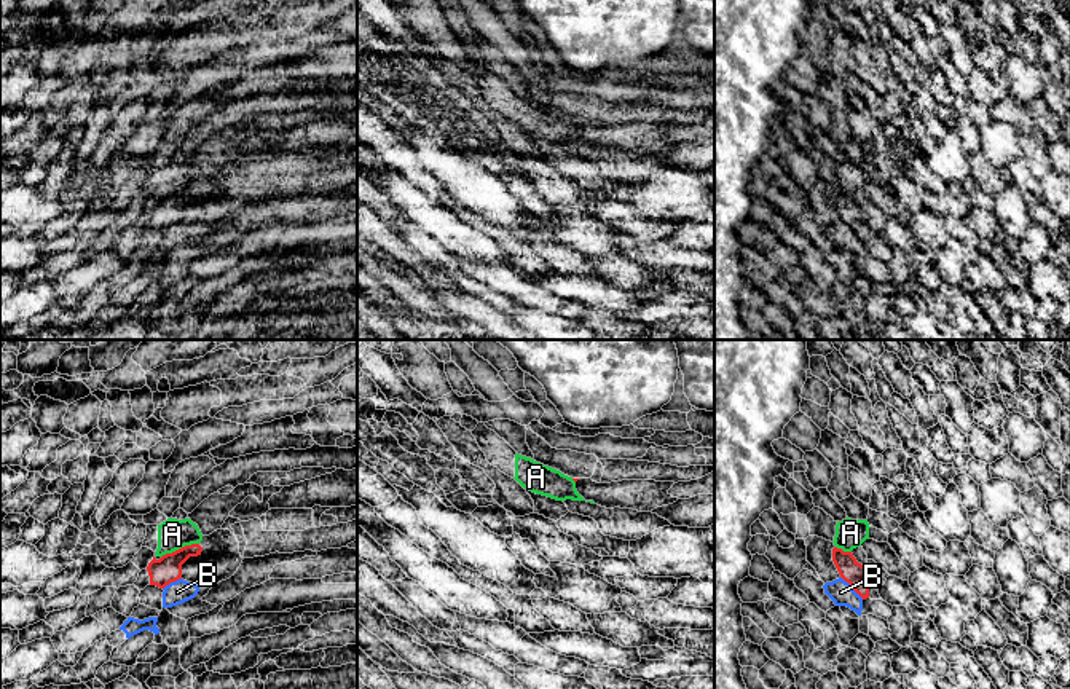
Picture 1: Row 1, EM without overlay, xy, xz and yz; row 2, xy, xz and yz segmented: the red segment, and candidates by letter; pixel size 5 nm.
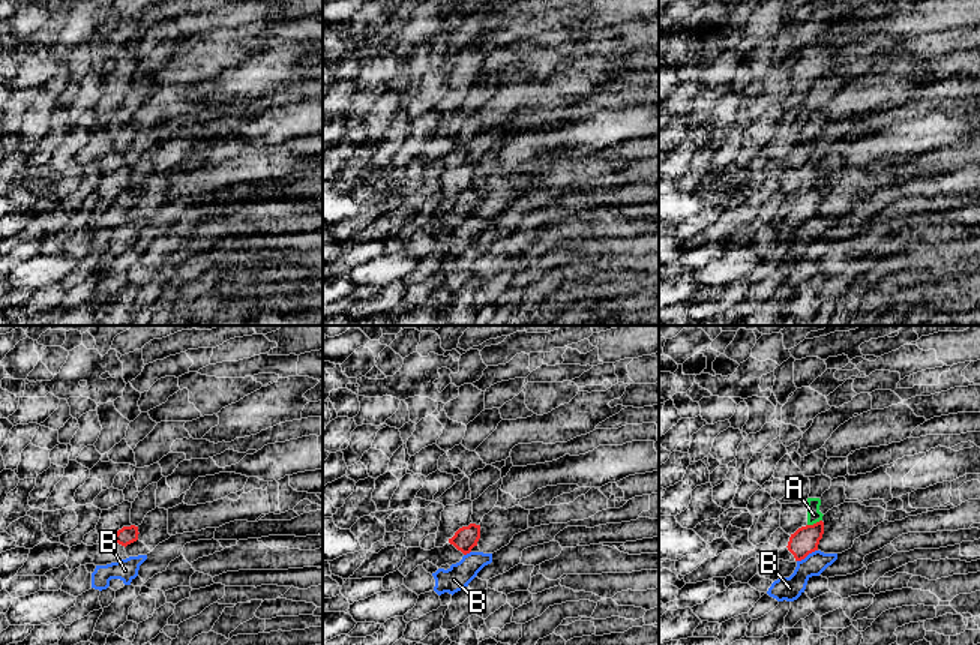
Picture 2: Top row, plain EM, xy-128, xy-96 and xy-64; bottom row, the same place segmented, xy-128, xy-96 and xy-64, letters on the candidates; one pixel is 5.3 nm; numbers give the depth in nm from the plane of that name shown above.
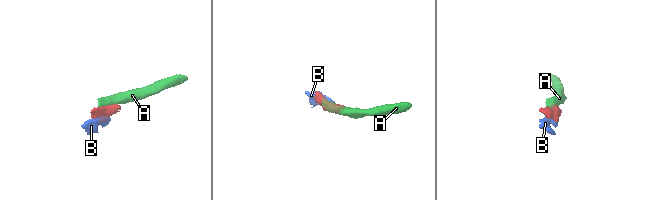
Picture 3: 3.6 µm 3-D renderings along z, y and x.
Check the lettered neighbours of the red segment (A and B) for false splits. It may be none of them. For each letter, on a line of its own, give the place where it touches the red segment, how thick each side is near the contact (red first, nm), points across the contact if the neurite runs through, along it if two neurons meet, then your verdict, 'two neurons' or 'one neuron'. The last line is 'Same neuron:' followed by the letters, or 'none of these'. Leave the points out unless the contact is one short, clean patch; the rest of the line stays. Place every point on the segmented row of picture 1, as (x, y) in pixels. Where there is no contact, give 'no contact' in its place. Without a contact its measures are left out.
A: contact xy (179, 549); calibres 140 and 160 nm; border xy (198, 543), (182, 546), (161, 557); two neurons
B: contact yz (852, 586); calibres 120 and 120 nm; border yz (841, 576), (863, 598); two neurons
Same neuron: none of these

